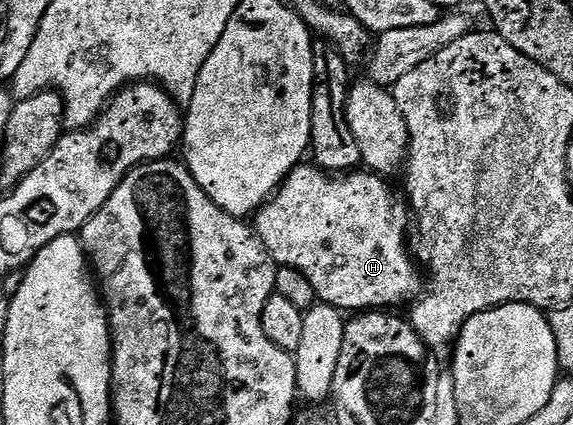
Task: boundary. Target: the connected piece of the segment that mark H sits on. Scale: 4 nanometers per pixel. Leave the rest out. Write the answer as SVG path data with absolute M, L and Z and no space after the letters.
M300 165L288 173L282 187L255 212L253 230L280 268L296 271L315 290L319 303L327 303L342 313L395 309L398 303L410 304L423 294L425 279L409 250L409 231L407 235L402 217L395 212L391 191L382 182L386 183L367 169L328 173L314 165Z

